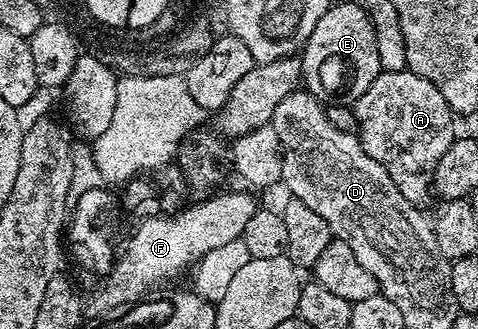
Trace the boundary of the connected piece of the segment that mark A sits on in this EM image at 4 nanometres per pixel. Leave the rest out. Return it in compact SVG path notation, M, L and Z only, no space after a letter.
M408 68L388 73L380 71L373 79L373 83L369 83L365 95L361 95L353 102L353 110L357 136L359 142L363 144L363 149L373 159L377 159L377 163L381 163L385 171L389 171L393 183L401 191L408 206L415 207L427 196L432 196L431 174L435 171L436 162L453 140L453 132L451 133L453 114L449 103L445 103L445 95L437 91L432 81L412 73Z

